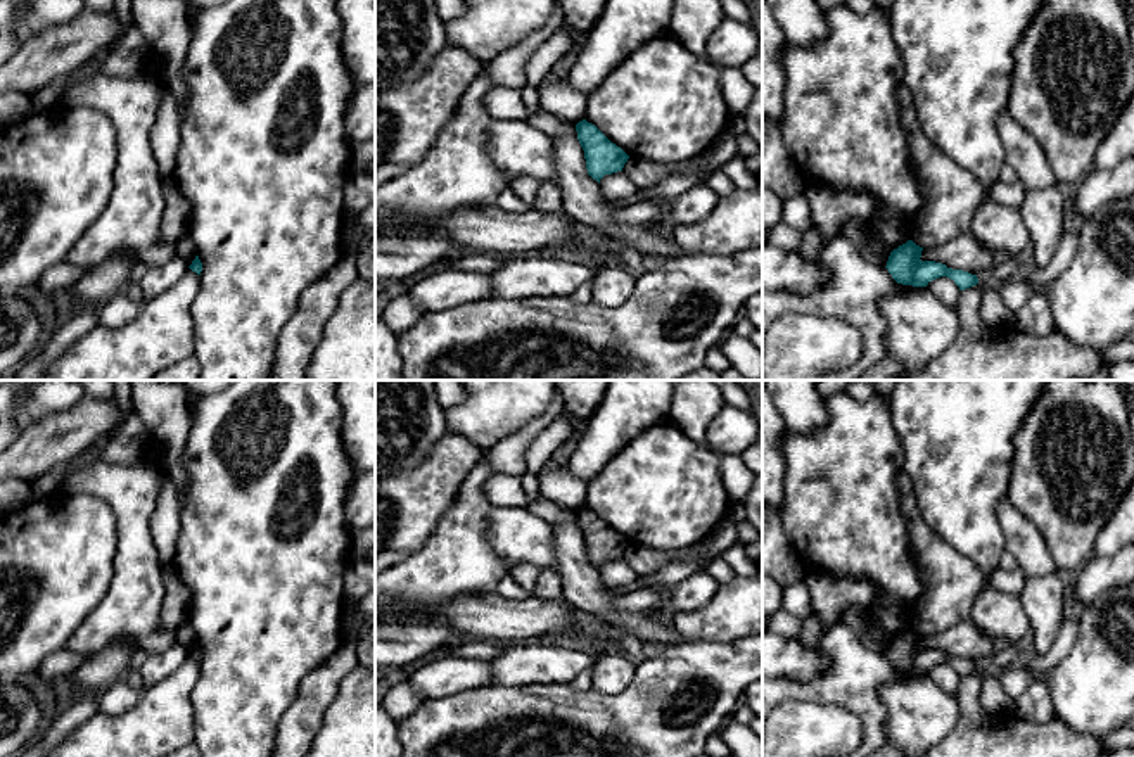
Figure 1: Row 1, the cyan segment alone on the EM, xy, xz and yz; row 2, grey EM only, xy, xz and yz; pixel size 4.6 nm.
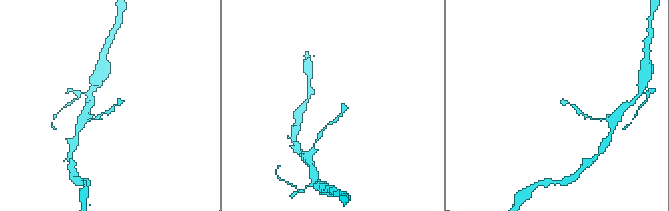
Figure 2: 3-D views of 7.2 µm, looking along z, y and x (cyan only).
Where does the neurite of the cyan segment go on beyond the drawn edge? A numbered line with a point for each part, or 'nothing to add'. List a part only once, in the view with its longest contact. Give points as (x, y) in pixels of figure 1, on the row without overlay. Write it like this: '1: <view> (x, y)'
nothing to add

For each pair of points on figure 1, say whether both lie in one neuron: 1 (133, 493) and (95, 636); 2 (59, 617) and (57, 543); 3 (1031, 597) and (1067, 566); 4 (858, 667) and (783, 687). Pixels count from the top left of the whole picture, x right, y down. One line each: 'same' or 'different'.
1: same
2: same
3: different
4: same

